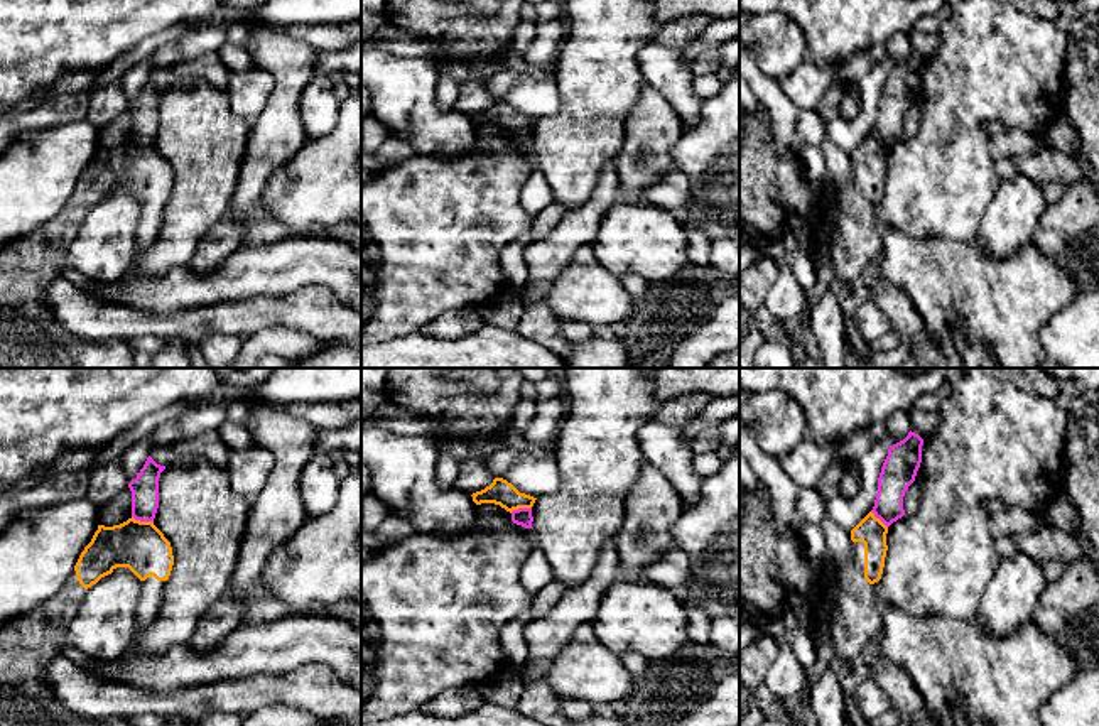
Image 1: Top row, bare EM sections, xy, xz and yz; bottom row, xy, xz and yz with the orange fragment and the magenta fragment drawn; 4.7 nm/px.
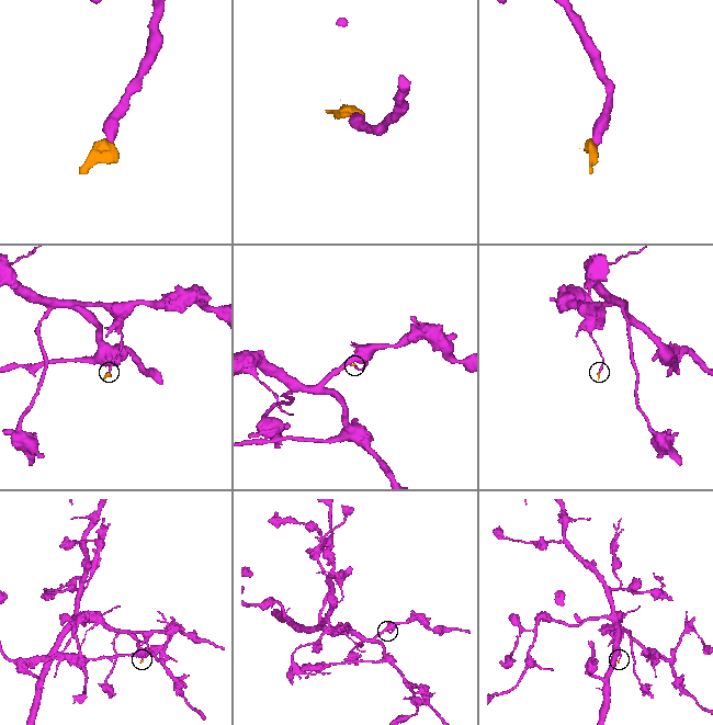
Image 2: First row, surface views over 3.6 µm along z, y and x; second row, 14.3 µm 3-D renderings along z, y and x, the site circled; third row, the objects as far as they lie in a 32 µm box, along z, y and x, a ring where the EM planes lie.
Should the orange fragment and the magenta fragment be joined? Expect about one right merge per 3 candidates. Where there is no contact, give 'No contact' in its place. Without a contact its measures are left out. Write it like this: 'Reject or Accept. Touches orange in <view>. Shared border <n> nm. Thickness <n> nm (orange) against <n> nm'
Reject. Touches orange in xy. Shared border 110 nm. Thickness 240 nm (orange) against 130 nm

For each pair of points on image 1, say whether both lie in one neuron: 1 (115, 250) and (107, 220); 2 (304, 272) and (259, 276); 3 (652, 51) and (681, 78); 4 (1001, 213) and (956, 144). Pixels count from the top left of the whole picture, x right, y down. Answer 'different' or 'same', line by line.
1: same
2: same
3: same
4: different

